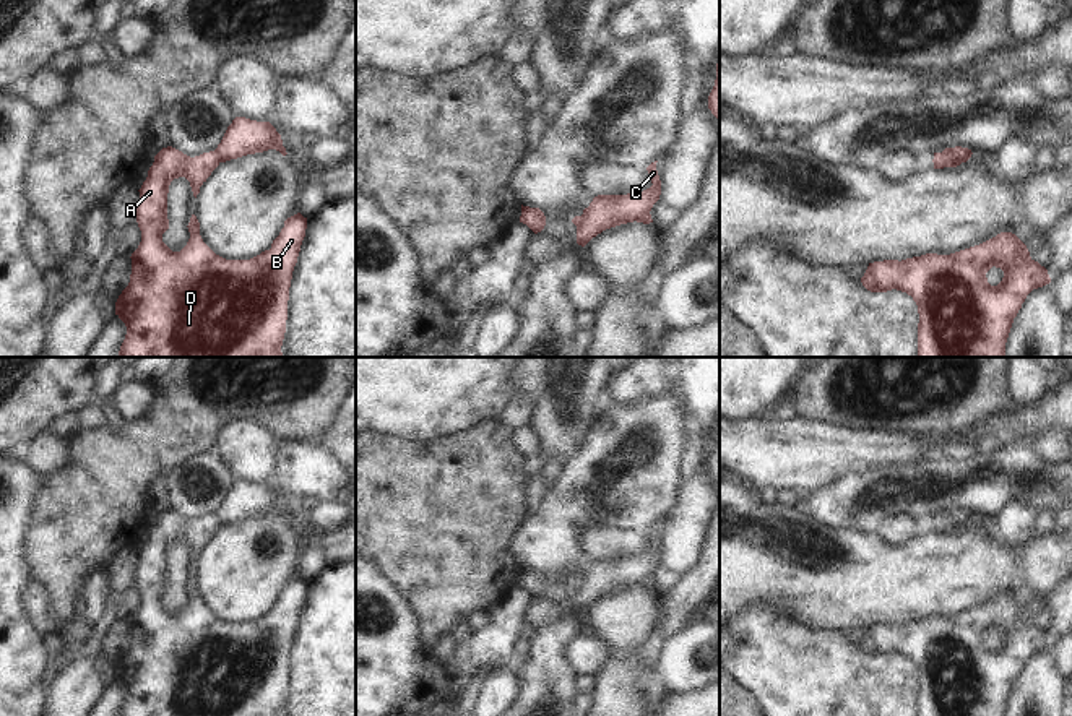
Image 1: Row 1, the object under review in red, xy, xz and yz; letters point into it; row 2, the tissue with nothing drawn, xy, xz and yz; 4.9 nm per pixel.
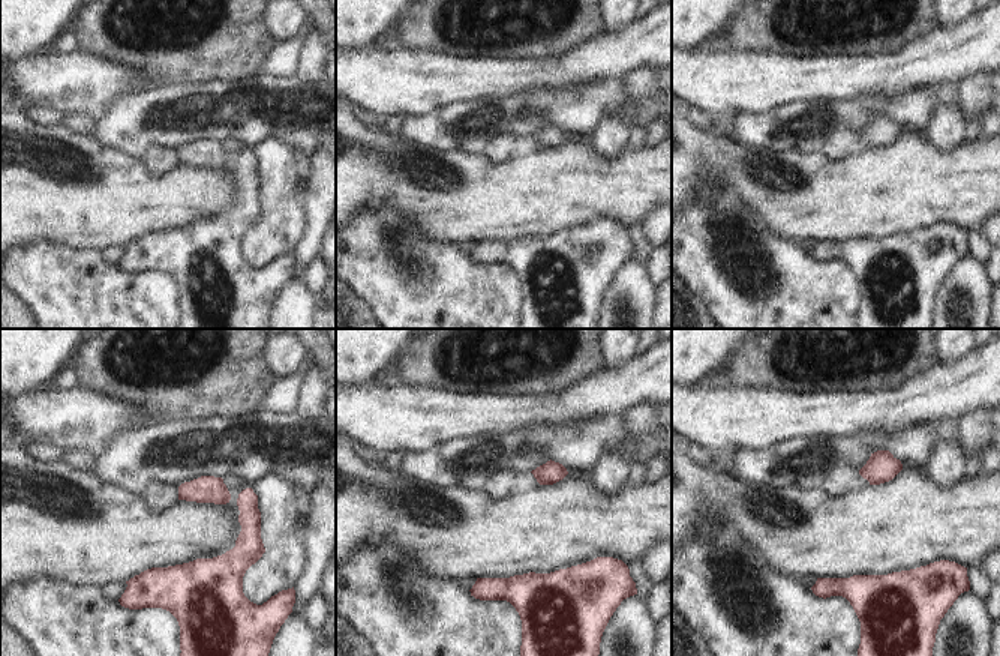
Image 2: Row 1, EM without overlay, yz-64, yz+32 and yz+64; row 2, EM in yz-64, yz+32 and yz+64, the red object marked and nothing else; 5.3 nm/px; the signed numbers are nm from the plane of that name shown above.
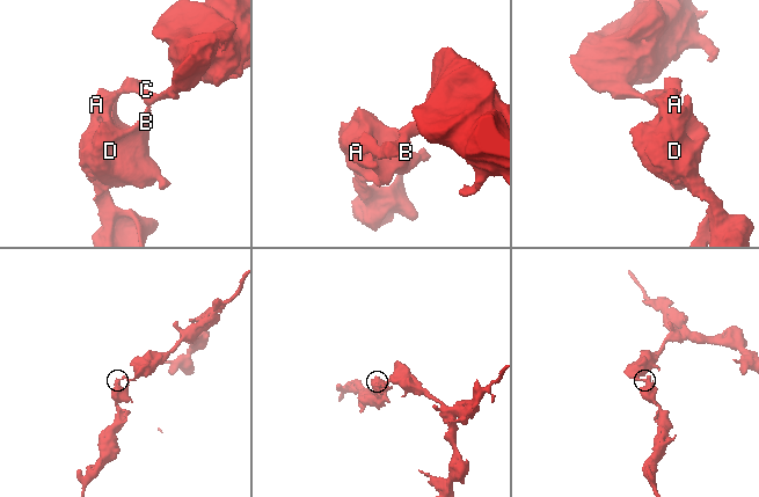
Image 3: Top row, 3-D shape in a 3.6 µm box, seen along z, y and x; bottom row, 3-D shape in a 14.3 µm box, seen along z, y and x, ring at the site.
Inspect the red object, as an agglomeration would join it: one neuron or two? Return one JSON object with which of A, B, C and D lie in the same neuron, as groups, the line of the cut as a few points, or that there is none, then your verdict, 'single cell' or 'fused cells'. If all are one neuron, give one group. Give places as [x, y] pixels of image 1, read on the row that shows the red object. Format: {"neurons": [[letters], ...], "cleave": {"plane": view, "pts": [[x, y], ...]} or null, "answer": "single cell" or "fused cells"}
{"neurons": [["A", "B", "D"], ["C"]], "cleave": {"plane": "yz", "pts": [[944, 150], [960, 163]]}, "answer": "fused cells"}

